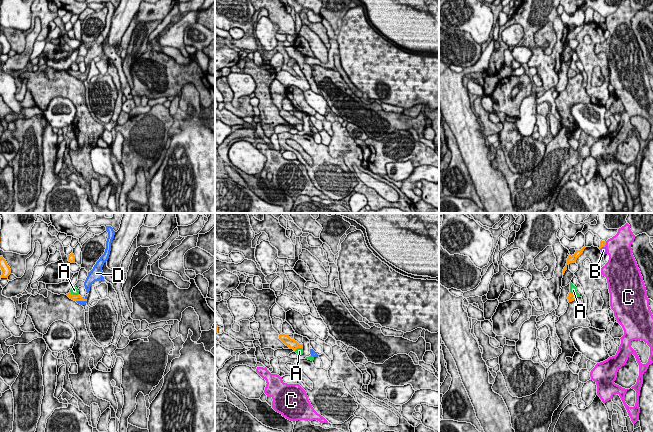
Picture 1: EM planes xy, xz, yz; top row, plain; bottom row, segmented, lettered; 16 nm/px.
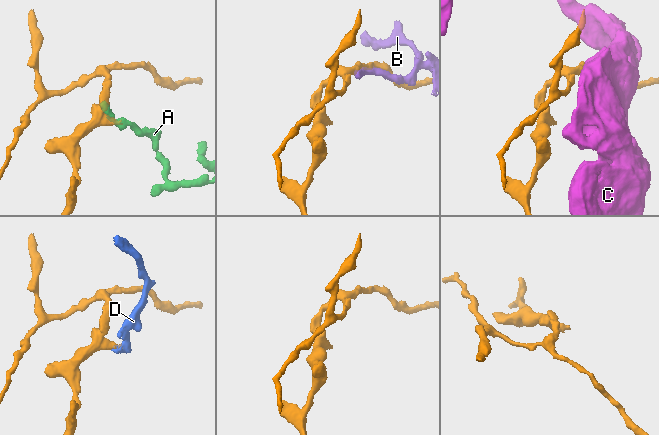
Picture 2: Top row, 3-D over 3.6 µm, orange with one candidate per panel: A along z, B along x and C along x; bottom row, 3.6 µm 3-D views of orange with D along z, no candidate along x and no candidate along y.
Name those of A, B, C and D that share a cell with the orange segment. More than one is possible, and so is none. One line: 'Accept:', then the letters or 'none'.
Accept: none

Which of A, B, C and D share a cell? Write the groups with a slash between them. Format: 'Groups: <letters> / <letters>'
Groups: A / B D / C

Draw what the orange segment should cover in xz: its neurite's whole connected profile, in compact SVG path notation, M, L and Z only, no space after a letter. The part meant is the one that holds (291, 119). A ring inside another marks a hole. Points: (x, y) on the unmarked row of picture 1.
M280 110L279 115L290 125L296 126L297 124L302 124L303 125L303 120L299 120L297 117L294 115L291 115L289 111L285 110Z

